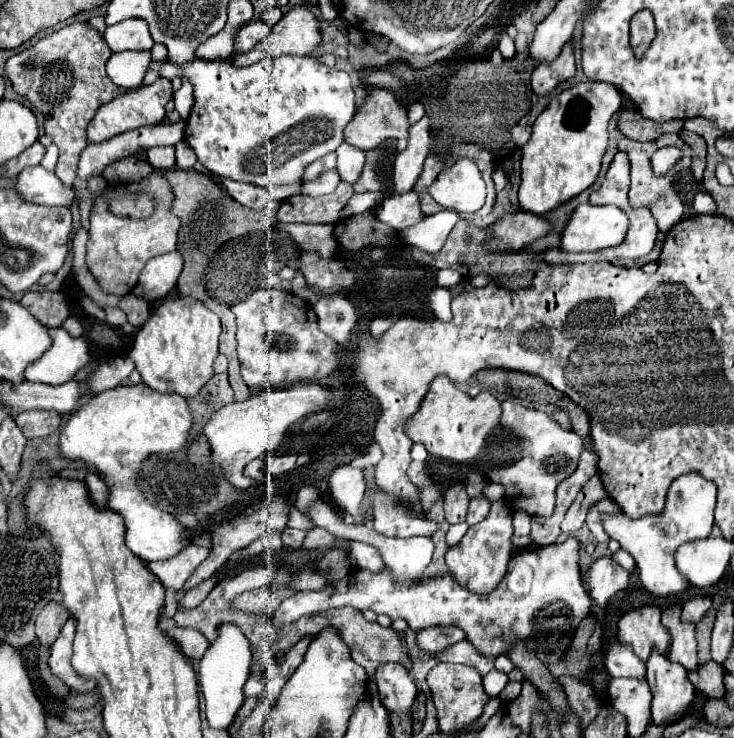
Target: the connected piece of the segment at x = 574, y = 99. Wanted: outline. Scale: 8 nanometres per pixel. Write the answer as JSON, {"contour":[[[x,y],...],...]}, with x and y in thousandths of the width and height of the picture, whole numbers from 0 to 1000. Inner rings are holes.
{"contour":[[[797,110],[786,112],[778,121],[756,129],[748,145],[732,159],[726,169],[726,183],[721,194],[713,196],[713,215],[710,215],[710,253],[707,253],[707,280],[726,291],[743,291],[756,286],[762,278],[772,275],[775,270],[786,267],[792,259],[805,253],[819,229],[819,213],[827,202],[830,180],[827,169],[832,159],[846,148],[849,129],[832,112],[811,112]]]}

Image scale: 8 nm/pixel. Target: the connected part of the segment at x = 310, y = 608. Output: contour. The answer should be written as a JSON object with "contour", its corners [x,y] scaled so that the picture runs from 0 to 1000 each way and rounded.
{"contour":[[[775,728],[770,736],[743,738],[726,747],[704,749],[693,774],[672,804],[650,806],[623,795],[612,776],[576,782],[563,793],[544,793],[530,771],[519,776],[505,776],[497,771],[481,774],[459,790],[448,790],[440,801],[413,801],[391,809],[369,841],[375,847],[405,841],[413,833],[424,833],[456,822],[484,822],[484,825],[508,825],[514,831],[530,833],[533,839],[552,836],[557,850],[574,855],[590,847],[620,847],[628,850],[636,866],[666,890],[688,888],[702,871],[715,871],[721,882],[740,898],[762,898],[775,879],[781,860],[789,844],[802,833],[805,809],[792,790],[792,766],[789,766],[789,741],[792,736]]]}

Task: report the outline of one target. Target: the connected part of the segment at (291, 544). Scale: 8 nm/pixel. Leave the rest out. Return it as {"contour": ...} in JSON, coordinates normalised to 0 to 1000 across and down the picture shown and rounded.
{"contour":[[[388,717],[386,725],[383,725],[383,730],[386,730],[388,741],[394,741],[394,744],[410,744],[413,730],[416,730],[416,720],[410,720],[410,717]]]}

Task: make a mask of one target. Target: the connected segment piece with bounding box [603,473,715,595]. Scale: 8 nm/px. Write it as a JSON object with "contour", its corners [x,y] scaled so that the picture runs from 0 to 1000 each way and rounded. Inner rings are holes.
{"contour":[[[936,641],[917,652],[906,676],[906,690],[898,698],[879,698],[873,703],[857,703],[851,698],[822,701],[824,720],[832,730],[846,736],[846,744],[857,747],[871,768],[871,785],[876,795],[890,806],[920,806],[939,795],[939,787],[922,774],[917,752],[928,736],[939,730],[958,730],[969,725],[974,692],[974,657],[952,641]]]}

